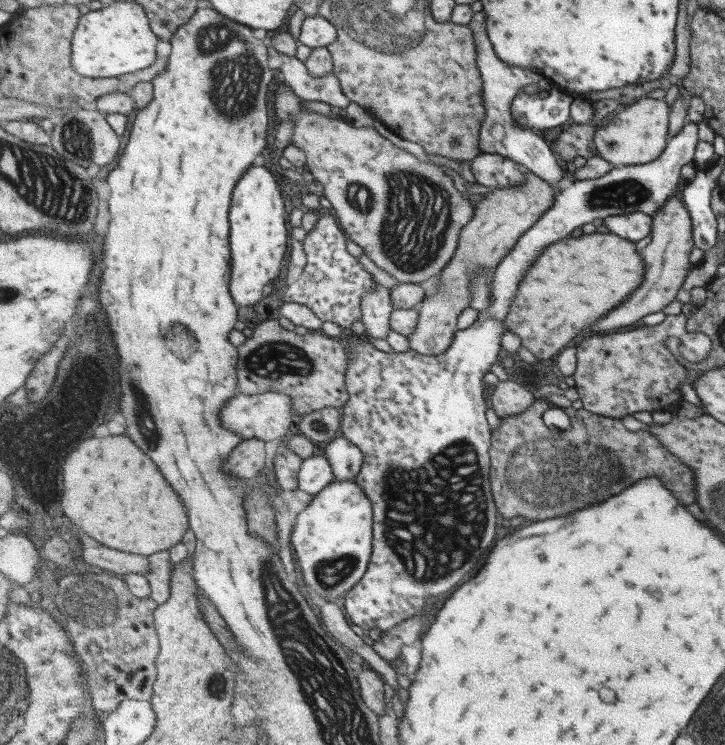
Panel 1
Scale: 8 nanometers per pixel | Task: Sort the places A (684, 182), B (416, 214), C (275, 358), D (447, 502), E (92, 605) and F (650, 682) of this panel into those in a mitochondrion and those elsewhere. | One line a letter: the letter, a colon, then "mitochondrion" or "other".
A: other
B: mitochondrion
C: mitochondrion
D: mitochondrion
E: mitochondrion
F: other

